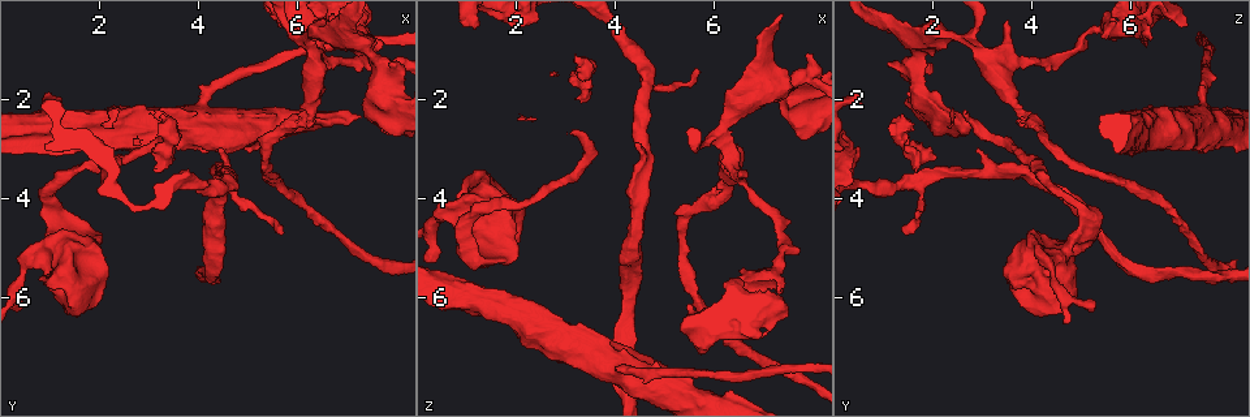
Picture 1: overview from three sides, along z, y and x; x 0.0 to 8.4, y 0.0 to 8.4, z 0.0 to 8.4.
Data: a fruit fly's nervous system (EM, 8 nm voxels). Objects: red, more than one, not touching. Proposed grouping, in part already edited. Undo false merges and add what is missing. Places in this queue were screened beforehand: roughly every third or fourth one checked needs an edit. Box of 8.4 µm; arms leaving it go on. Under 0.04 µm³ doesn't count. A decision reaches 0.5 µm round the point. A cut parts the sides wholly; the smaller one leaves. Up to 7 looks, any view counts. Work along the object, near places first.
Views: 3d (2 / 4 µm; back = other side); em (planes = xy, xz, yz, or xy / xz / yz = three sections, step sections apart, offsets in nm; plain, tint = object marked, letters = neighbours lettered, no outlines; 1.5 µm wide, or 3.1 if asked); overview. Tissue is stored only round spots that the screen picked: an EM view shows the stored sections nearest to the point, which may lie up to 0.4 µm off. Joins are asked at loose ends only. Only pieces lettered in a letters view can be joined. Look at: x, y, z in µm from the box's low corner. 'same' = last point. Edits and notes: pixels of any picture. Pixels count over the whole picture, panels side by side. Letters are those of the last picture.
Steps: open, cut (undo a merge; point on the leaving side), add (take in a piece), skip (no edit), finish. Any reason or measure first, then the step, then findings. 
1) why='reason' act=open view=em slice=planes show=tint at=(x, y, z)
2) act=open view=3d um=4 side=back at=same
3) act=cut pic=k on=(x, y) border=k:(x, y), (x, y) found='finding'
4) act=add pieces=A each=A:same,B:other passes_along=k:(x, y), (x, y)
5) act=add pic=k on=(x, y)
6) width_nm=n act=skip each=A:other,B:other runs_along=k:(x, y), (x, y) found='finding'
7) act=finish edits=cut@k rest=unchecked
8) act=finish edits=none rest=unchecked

why='side arm on a straight run' act=open view=em slice=xz step=8 show=letters at=(6.65, 1.25, 3.75)

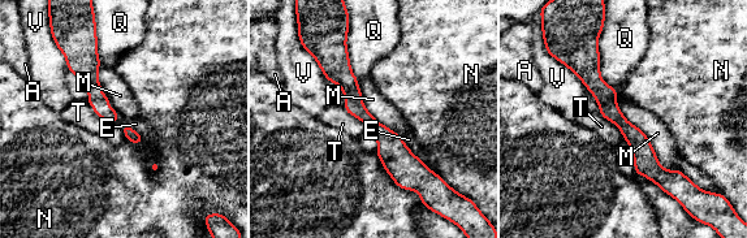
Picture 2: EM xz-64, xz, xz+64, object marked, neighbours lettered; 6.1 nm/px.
act=skip each=A:other,E:other,M:other,N:other,Q:other,T:other,V:other border=2:(616, 91), (657, 161), (679, 171) found='all the same neuron'

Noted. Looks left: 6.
why='calibre changes' act=open view=em slice=planes show=tint at=(7.85, 1.30, 1.55)

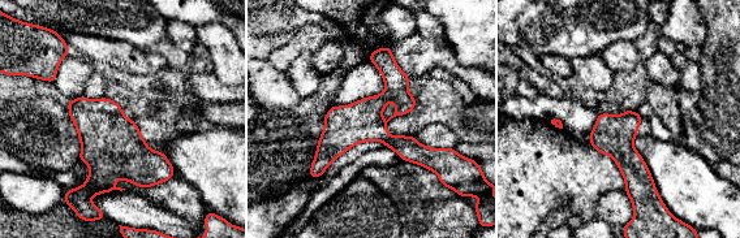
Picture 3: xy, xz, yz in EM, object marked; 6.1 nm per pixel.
act=open view=em slice=planes show=letters at=same

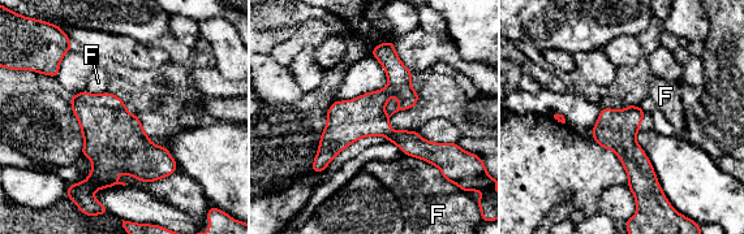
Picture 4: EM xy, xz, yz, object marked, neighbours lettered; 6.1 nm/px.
width_nm=240 act=skip each=F:other border=4:(407, 155), (434, 164), (443, 176) found='all the same neuron'

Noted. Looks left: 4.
why='stops while still wide' act=open view=em slice=planes show=letters at=(7.80, 2.50, 2.75)

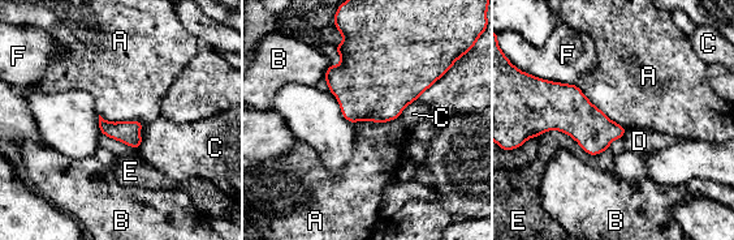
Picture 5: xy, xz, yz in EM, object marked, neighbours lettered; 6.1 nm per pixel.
act=skip each=A:other,B:other,C:other,D:other,E:other,F:other border=5:(575, 84), (596, 107), (625, 129) found='none of them fits'

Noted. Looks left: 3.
act=finish edits=none rest=unchecked

